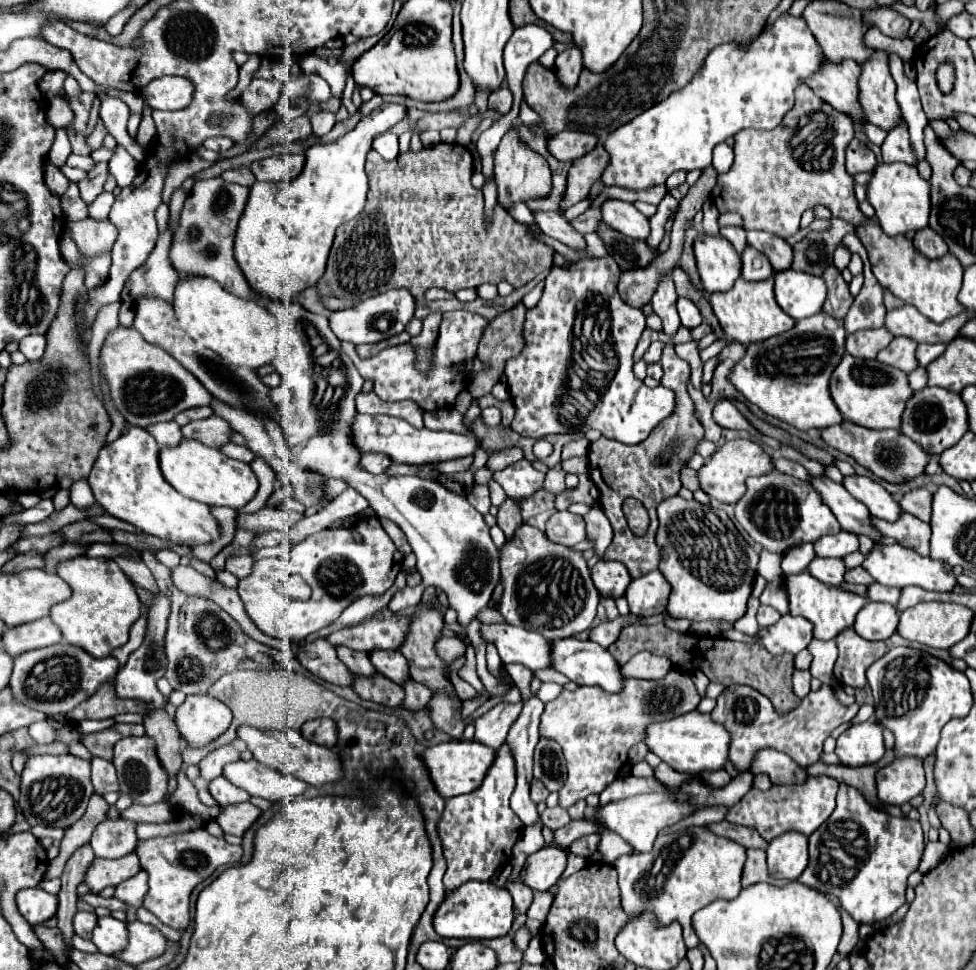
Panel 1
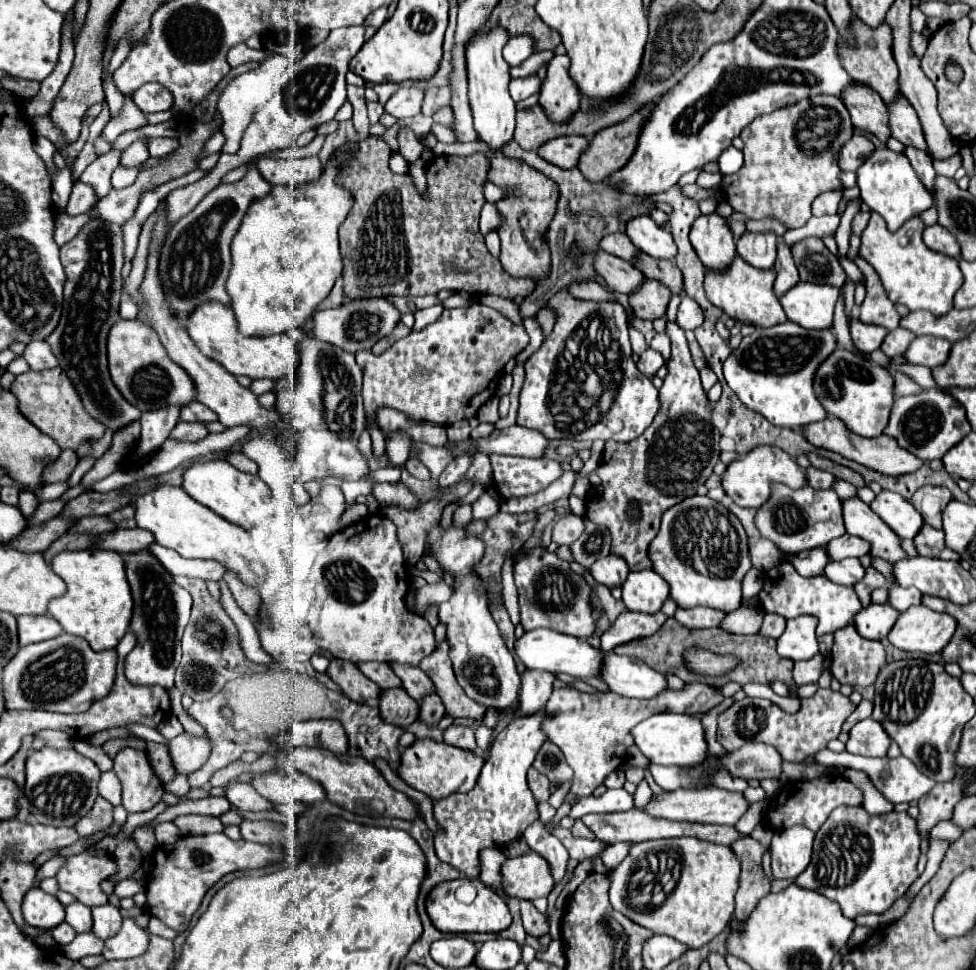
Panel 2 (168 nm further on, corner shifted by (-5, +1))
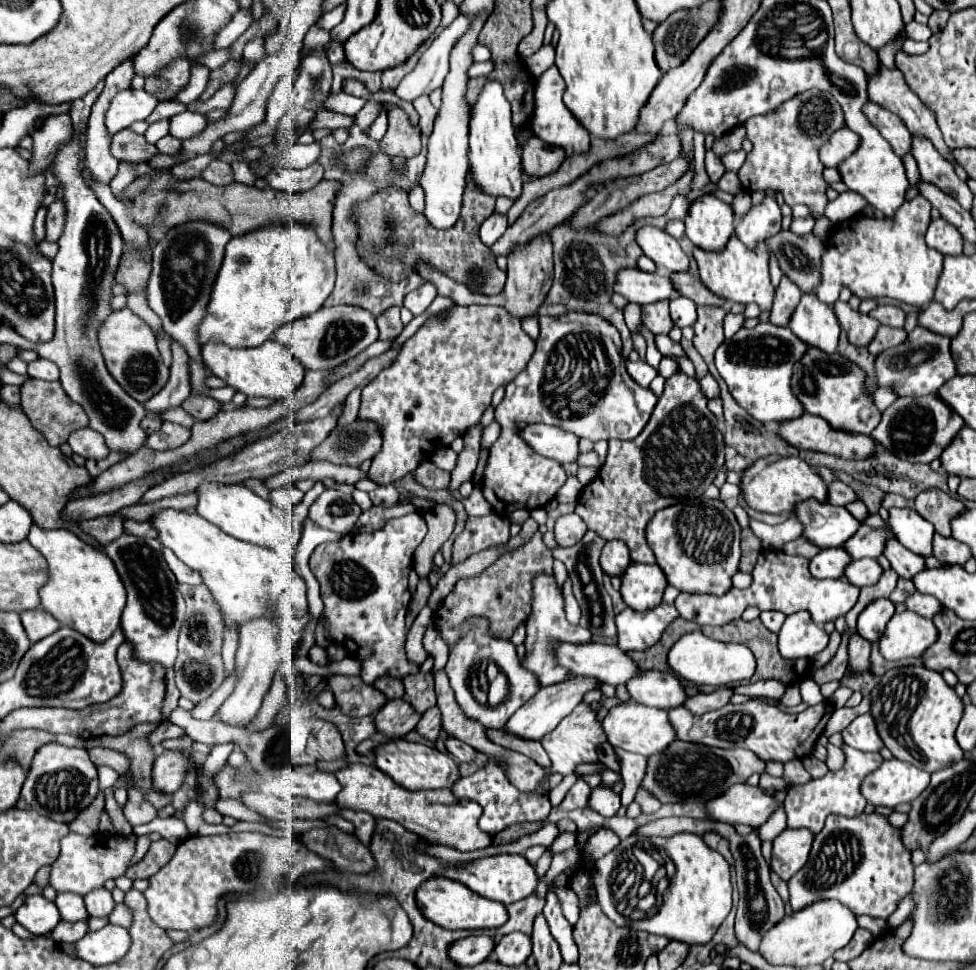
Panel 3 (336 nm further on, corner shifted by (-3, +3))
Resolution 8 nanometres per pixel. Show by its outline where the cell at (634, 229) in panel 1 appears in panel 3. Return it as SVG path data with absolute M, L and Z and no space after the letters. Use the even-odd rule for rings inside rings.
M643 226L637 232L637 244L643 254L649 256L663 272L685 272L689 268L689 258L679 246L679 242L665 230L655 226Z

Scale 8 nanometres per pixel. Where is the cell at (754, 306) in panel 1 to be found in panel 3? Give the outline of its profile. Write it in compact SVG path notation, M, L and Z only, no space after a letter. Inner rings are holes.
M735 236L729 240L727 248L723 252L705 252L701 248L693 248L693 256L699 264L699 278L701 282L719 298L739 304L751 304L755 302L761 312L769 312L773 306L773 294L775 288L771 284L769 276L769 252L765 244L759 244L757 250L749 250L739 242Z

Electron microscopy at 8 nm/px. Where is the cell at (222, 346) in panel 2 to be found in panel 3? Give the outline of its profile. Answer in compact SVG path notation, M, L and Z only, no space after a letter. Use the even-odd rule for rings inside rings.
M267 340L257 348L227 348L221 342L207 342L201 346L201 356L211 374L219 376L247 396L265 396L275 400L291 398L305 376L305 368L299 366L299 362L291 358L291 352L285 346L279 346L275 340Z

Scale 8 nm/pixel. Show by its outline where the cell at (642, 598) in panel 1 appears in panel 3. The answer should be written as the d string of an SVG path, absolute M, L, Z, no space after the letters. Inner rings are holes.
M631 562L621 576L621 596L633 610L651 610L659 606L663 590L667 586L665 574L657 564Z

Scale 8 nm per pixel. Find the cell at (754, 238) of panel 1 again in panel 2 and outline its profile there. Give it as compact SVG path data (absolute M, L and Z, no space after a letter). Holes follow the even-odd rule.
M779 242L779 248L777 248L775 270L777 270L777 278L775 278L775 284L773 284L773 292L775 292L775 296L781 298L785 292L789 292L793 288L793 284L799 282L799 274L797 274L797 268L793 264L791 250L781 242Z

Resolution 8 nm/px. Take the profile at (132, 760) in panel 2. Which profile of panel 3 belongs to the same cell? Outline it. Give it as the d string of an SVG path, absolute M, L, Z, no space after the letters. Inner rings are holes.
M133 782L127 788L127 794L129 794L129 798L127 798L127 804L123 806L123 812L125 812L125 818L131 826L151 822L157 816L157 810L145 798L145 792L141 792L137 786L133 786Z

